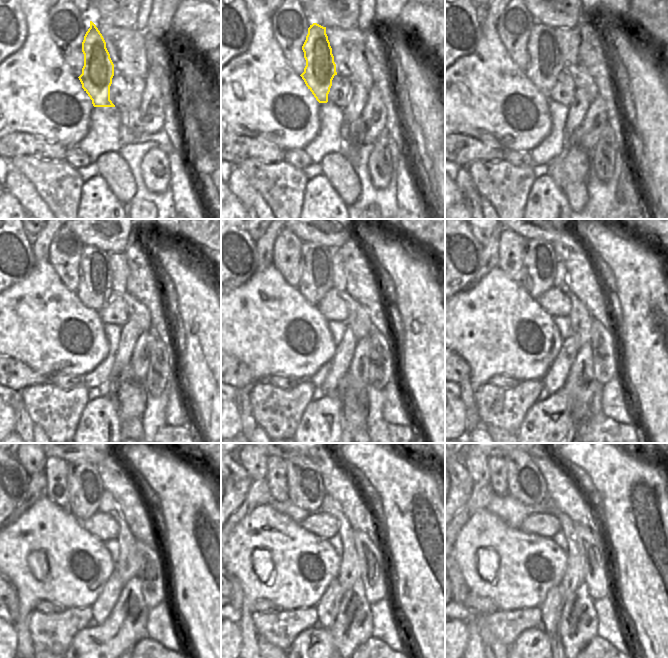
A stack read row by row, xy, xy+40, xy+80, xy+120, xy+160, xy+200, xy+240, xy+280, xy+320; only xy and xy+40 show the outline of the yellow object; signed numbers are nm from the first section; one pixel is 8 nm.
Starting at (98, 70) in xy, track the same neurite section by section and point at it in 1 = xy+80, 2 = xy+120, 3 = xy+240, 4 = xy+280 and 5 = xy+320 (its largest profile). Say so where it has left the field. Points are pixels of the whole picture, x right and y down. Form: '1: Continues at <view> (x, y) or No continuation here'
1: Continues at xy+80 (544, 66)
2: Continues at xy+120 (95, 284)
3: Continues at xy+240 (85, 488)
4: Continues at xy+280 (306, 490)
5: Continues at xy+320 (526, 484)

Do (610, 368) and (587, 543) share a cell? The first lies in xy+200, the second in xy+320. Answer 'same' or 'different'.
same

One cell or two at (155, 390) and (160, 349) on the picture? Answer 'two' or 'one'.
one

